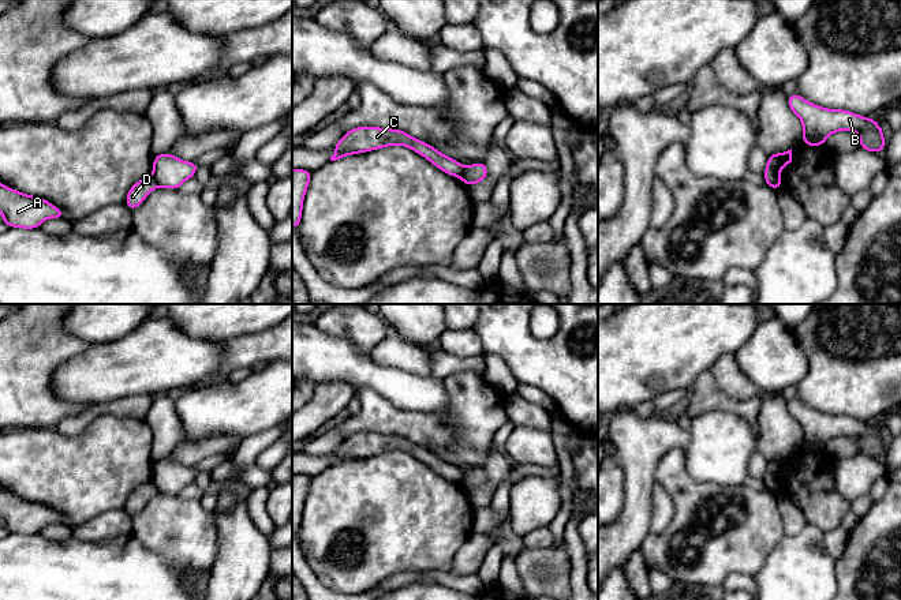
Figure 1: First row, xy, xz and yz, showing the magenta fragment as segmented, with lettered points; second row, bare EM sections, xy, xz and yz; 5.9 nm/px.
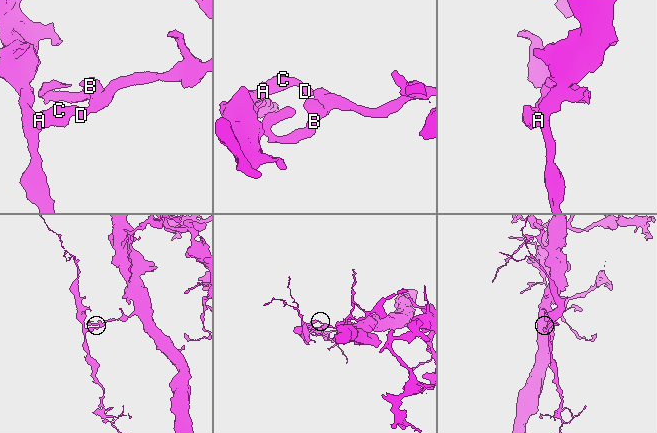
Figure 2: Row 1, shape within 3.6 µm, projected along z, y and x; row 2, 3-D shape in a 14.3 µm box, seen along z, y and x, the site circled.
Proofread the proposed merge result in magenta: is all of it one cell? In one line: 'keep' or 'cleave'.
cleave

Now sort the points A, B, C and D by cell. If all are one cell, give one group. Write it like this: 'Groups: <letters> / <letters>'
Groups: A C D / B

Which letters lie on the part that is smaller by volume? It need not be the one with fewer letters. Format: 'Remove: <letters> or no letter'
Remove: A, C, D

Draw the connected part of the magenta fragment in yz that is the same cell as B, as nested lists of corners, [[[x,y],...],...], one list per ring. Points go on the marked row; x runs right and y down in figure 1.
[[[799,93],[788,97],[790,110],[803,123],[803,145],[823,146],[829,135],[840,131],[855,131],[860,149],[882,153],[886,140],[882,127],[872,119],[845,109],[823,108],[805,101]]]

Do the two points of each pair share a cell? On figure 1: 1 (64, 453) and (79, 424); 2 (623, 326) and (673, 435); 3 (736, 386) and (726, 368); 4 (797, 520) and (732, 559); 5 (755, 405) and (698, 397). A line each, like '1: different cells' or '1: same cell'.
1: different cells
2: different cells
3: same cell
4: different cells
5: same cell

